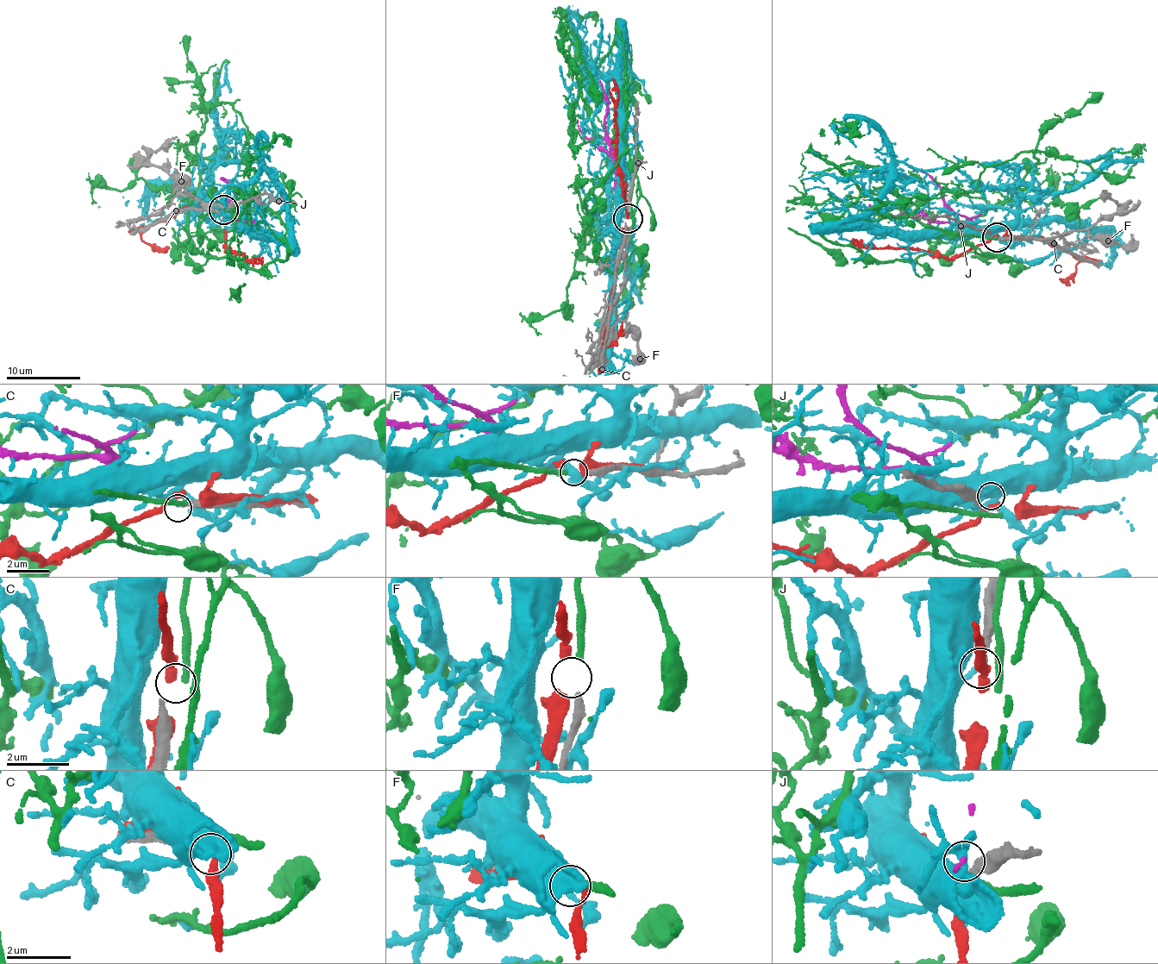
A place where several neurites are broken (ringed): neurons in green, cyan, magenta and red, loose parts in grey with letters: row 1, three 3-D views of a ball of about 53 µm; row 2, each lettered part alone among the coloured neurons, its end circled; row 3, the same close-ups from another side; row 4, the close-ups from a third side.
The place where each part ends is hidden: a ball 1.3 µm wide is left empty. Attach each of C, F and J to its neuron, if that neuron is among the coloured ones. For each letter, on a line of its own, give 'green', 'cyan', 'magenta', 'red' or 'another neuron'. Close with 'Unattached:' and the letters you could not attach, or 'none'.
C: another neuron
F: green
J: red
Unattached: C

